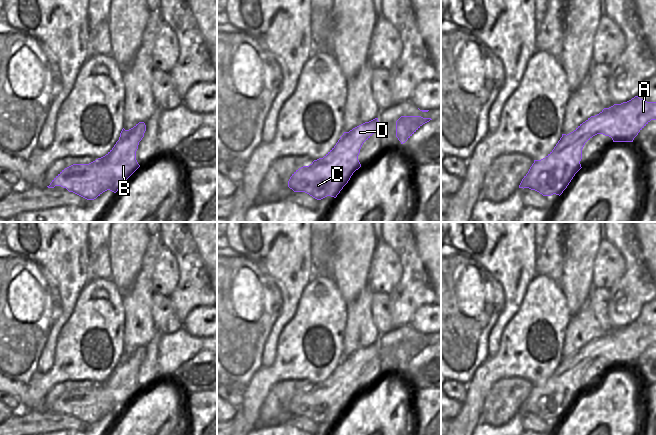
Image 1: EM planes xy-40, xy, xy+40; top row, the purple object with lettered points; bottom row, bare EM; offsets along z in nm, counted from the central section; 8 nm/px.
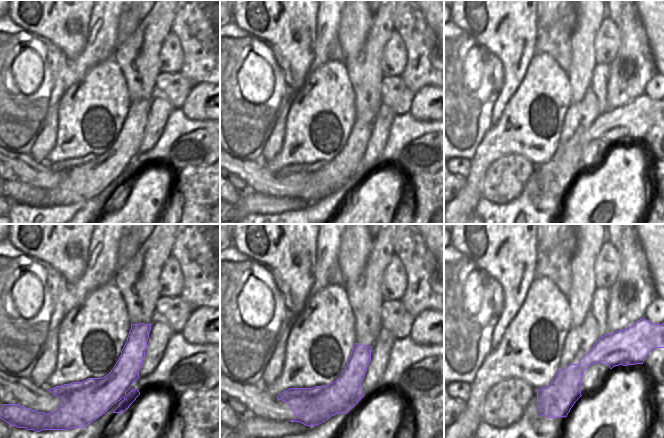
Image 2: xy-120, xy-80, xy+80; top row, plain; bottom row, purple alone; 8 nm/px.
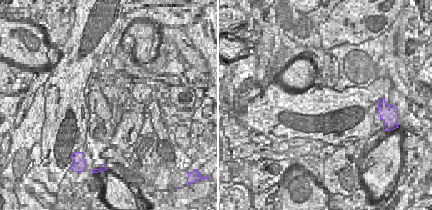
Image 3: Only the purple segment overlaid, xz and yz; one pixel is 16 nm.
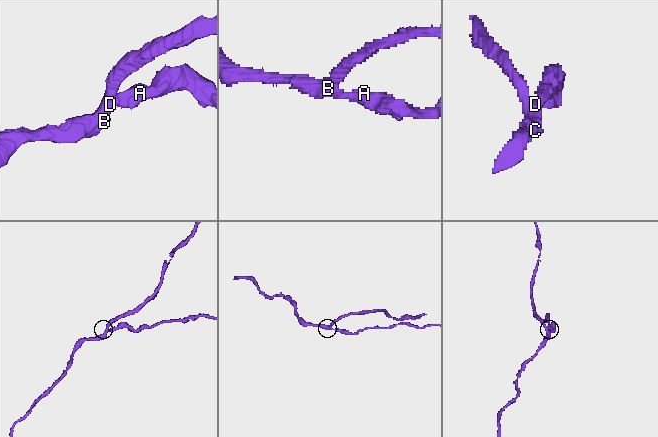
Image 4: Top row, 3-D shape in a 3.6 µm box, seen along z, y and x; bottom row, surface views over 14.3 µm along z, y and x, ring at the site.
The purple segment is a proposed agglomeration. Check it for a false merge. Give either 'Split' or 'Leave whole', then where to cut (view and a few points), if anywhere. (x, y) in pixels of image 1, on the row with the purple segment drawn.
Split. Split along xy (342, 135), (353, 141), (363, 142)

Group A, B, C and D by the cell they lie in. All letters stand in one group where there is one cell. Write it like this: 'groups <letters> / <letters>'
groups A D / B C

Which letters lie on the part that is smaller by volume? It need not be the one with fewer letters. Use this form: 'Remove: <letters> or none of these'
Remove: A, D

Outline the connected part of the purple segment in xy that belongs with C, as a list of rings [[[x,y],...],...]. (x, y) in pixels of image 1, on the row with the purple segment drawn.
[[[341,136],[336,145],[323,158],[314,160],[309,166],[296,170],[288,181],[288,187],[294,192],[305,192],[317,200],[327,196],[336,198],[353,173],[361,167],[358,155],[362,145],[363,142],[353,142]]]

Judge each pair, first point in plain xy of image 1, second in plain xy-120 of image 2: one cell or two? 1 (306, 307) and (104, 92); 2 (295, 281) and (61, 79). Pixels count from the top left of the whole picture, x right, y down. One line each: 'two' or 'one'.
1: one
2: two

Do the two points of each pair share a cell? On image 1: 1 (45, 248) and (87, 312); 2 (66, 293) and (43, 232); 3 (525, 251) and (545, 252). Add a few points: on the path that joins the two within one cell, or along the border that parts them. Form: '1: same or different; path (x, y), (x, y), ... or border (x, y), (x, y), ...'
1: different; border (90, 278), (84, 285), (68, 319)
2: same; path (66, 278), (66, 264), (49, 247)
3: different; border (533, 232), (536, 273)

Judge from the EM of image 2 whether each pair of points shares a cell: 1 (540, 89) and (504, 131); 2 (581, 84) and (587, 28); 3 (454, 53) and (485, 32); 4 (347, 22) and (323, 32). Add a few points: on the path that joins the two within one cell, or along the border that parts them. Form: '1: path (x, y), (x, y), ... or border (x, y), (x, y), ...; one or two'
1: path (533, 99), (512, 121); one
2: path (581, 70), (582, 42); one
3: border (455, 25), (472, 35), (493, 53); two
4: border (340, 10), (337, 38), (338, 44), (342, 49); two

